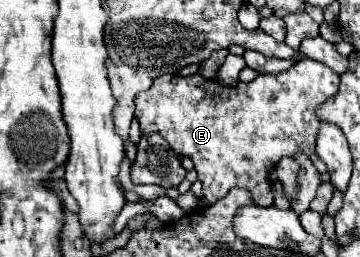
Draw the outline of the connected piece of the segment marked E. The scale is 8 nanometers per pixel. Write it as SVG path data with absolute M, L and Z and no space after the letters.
M298 60L290 70L270 76L262 74L250 84L238 82L236 86L222 86L218 80L206 80L200 74L194 76L162 76L156 78L152 88L138 94L136 98L136 114L140 120L142 134L160 132L166 142L180 156L190 156L194 168L198 172L198 180L202 182L204 198L214 204L222 196L228 194L230 188L242 186L248 188L254 202L260 206L272 206L274 196L268 190L268 174L264 170L272 168L280 158L292 156L294 150L304 150L314 158L314 166L318 170L326 170L326 164L314 154L314 142L318 132L318 116L316 108L322 106L328 98L338 92L340 76L332 72L328 66L318 64L316 60Z

